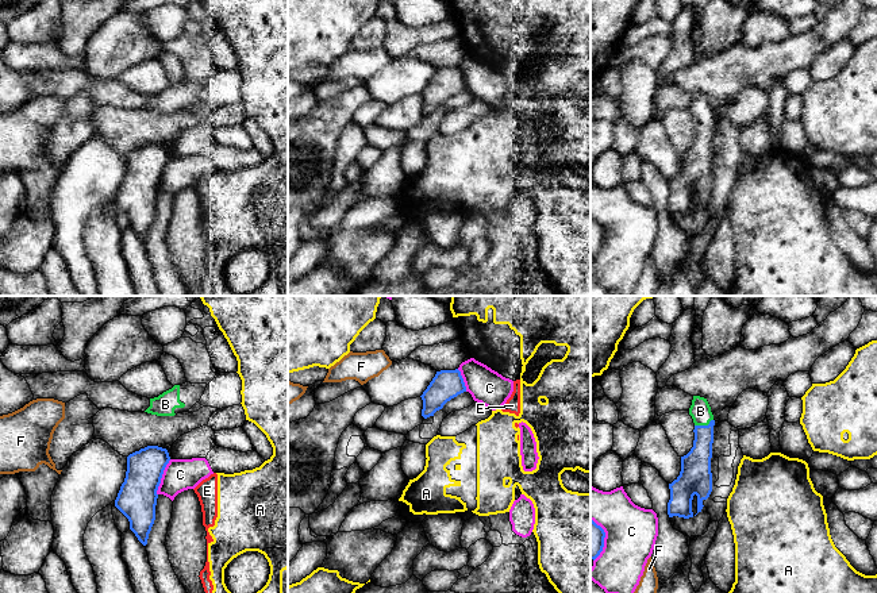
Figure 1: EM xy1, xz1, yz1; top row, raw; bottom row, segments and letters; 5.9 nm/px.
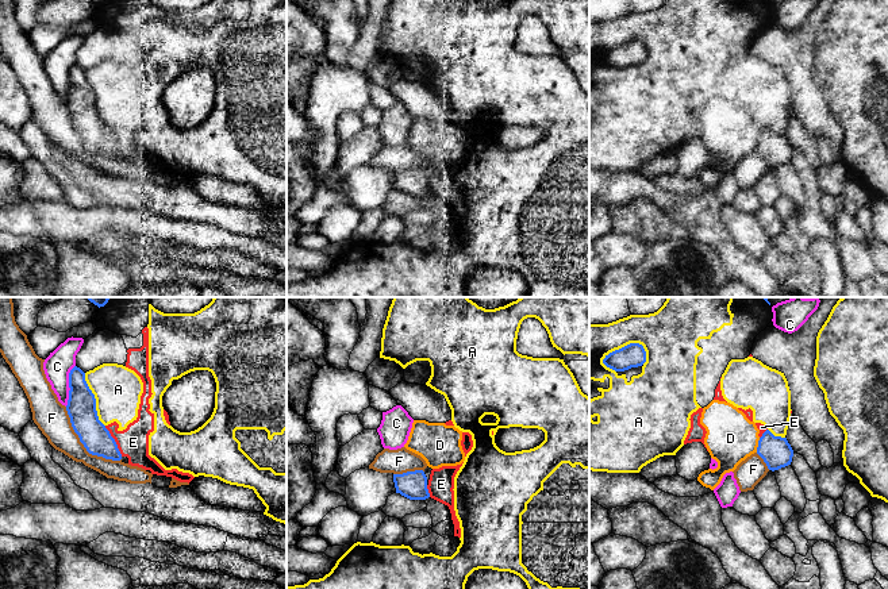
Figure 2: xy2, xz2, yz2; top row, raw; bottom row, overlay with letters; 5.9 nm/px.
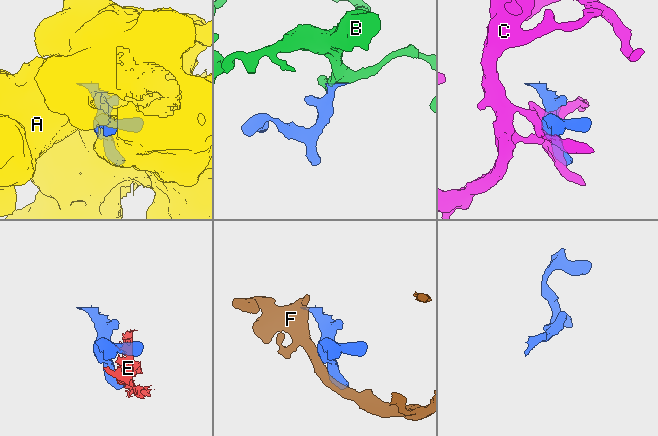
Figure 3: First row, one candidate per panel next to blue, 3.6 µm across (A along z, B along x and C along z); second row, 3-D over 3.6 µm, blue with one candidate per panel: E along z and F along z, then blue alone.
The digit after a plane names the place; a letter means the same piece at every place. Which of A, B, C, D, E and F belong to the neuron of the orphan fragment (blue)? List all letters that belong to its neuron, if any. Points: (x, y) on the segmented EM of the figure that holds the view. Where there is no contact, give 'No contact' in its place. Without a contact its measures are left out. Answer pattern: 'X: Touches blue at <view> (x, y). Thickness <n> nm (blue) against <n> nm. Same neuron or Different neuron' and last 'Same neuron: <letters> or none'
A: Touches blue at yz2 (625, 346). Thickness 140 nm (blue) against 300 nm. Different neuron
B: Touches blue at yz1 (703, 426). Thickness 180 nm (blue) against 130 nm. Same neuron
C: Touches blue at xy2 (69, 385). Thickness 180 nm (blue) against 160 nm. Different neuron
D: Touches blue at yz2 (758, 445). Thickness 180 nm (blue) against 300 nm. Different neuron
E: Touches blue at xy2 (114, 441). Thickness 170 nm (blue) against 190 nm. Different neuron
F: Touches blue at xy2 (84, 446). Thickness 180 nm (blue) against 190 nm. Different neuron
Same neuron: B

